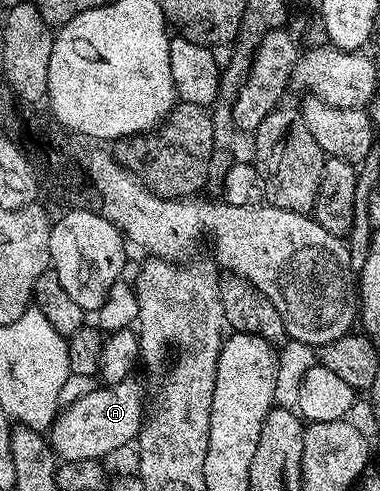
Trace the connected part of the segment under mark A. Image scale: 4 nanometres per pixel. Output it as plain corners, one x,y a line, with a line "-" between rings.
135,379
120,381
117,385
93,388
91,393
79,397
73,405
67,406
53,420
50,426
52,452
56,454
61,462
96,461
101,459
100,457
106,456
107,453
112,453
115,449
120,449
123,445
130,444
131,441
133,444
139,438
140,427
144,423
145,416
146,397
144,401
144,393
140,390
140,385

